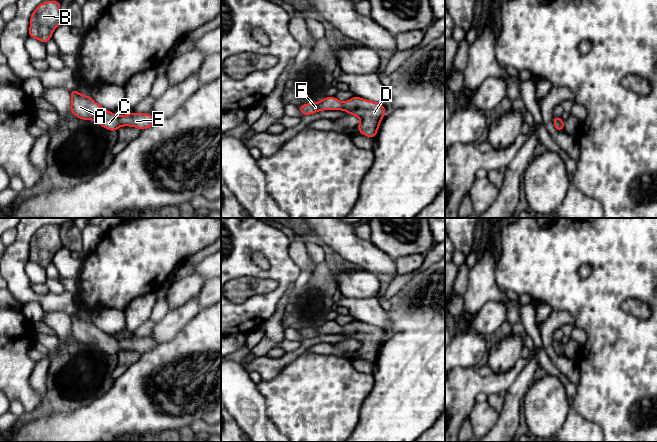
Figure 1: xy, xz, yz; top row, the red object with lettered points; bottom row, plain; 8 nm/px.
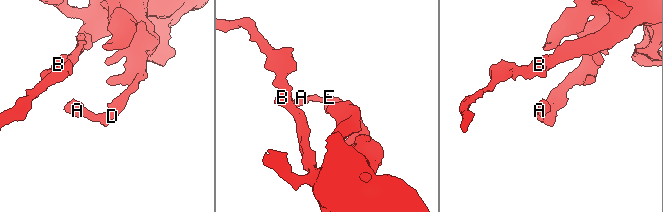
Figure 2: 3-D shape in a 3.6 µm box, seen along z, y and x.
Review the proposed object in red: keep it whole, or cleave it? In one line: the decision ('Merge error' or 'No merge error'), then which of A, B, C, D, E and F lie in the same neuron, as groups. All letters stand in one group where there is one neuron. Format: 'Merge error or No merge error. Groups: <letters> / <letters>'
No merge error. Groups: A B C D E F

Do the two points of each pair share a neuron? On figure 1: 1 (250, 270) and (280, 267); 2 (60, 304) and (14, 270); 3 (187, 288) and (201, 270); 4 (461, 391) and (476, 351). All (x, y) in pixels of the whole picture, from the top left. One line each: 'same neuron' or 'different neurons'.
1: same neuron
2: same neuron
3: different neurons
4: different neurons

